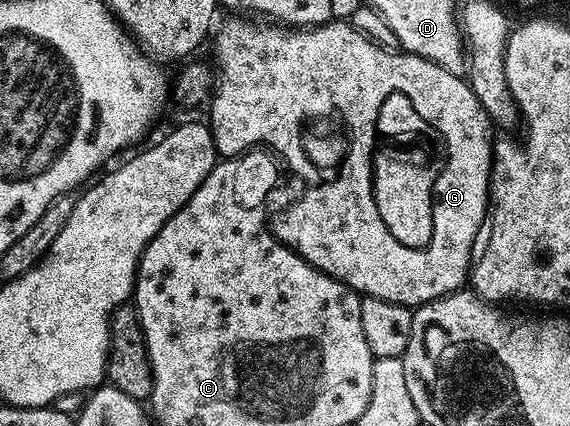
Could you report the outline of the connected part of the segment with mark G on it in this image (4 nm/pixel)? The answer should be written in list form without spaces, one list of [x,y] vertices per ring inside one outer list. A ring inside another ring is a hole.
[[[252,18],[232,19],[236,20],[226,21],[221,28],[219,25],[214,32],[216,45],[213,46],[212,52],[216,55],[216,64],[214,63],[214,83],[210,99],[206,104],[206,109],[208,108],[206,123],[212,130],[214,146],[221,157],[238,156],[241,152],[249,151],[253,146],[267,146],[281,161],[284,159],[304,179],[304,184],[308,187],[304,192],[304,197],[301,200],[294,201],[285,212],[278,213],[276,221],[271,221],[272,235],[277,240],[282,241],[287,248],[296,252],[303,260],[313,264],[318,270],[322,270],[328,276],[332,276],[338,282],[342,282],[346,287],[352,288],[364,296],[382,298],[386,302],[394,302],[395,304],[419,306],[429,304],[431,300],[437,300],[439,296],[449,296],[451,292],[461,291],[469,279],[470,265],[474,260],[472,243],[475,242],[480,227],[482,227],[481,232],[485,227],[486,217],[490,212],[488,183],[492,177],[492,146],[494,143],[494,135],[492,136],[494,124],[488,111],[482,106],[482,102],[478,102],[472,85],[468,83],[467,79],[464,76],[450,74],[450,70],[442,70],[442,66],[438,66],[421,56],[416,56],[412,52],[383,48],[381,44],[375,44],[373,40],[368,39],[357,28],[353,28],[351,24],[343,20],[334,18],[329,24],[323,24],[317,28],[293,30],[275,22],[257,22]],[[390,94],[402,94],[402,98],[406,102],[410,102],[417,121],[421,125],[424,123],[432,131],[437,146],[444,151],[444,161],[440,164],[440,173],[429,171],[426,176],[430,182],[430,220],[436,224],[436,236],[434,236],[430,254],[406,254],[404,246],[400,244],[400,240],[396,238],[396,234],[388,226],[386,218],[382,216],[382,210],[380,210],[380,204],[378,204],[378,166],[380,166],[380,162],[405,162],[402,170],[398,170],[394,174],[408,174],[413,165],[406,162],[406,158],[410,158],[410,155],[418,150],[414,141],[402,140],[402,138],[398,138],[398,134],[378,134],[378,117],[380,117],[384,102],[390,98]]]

